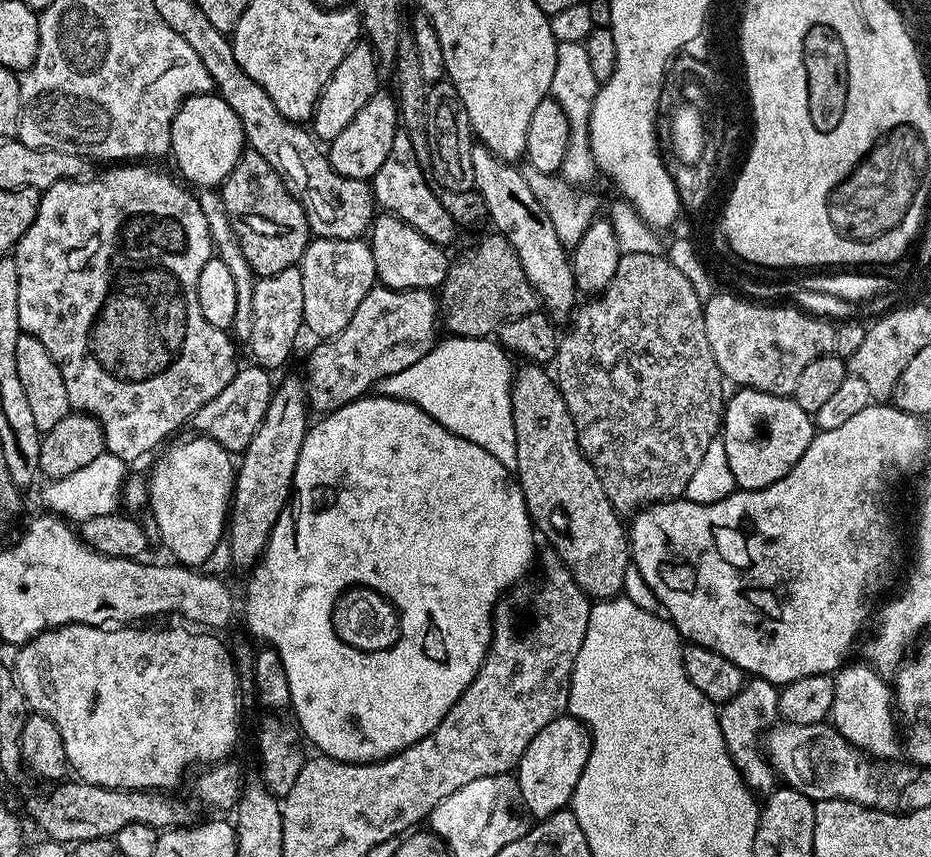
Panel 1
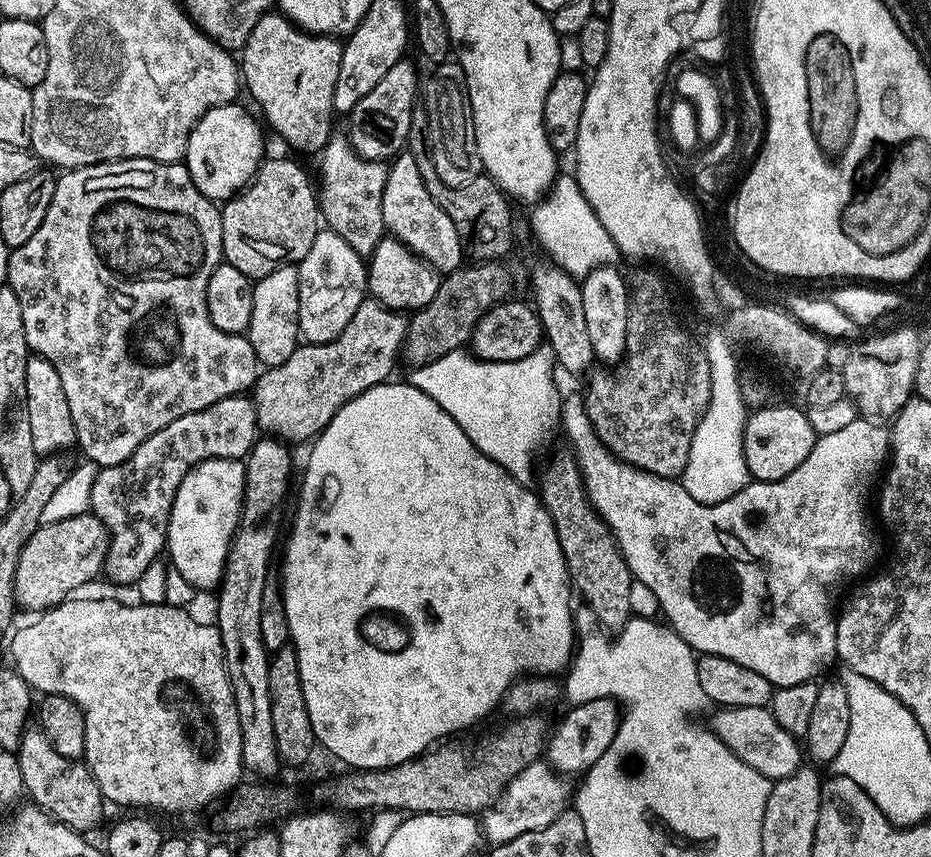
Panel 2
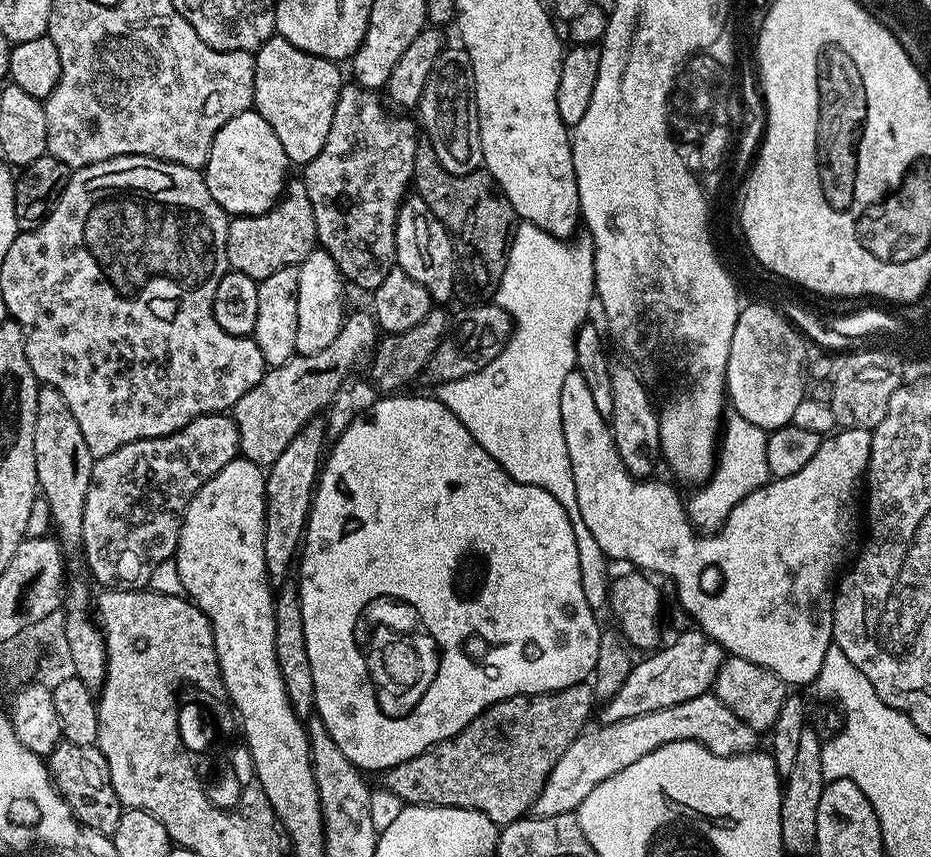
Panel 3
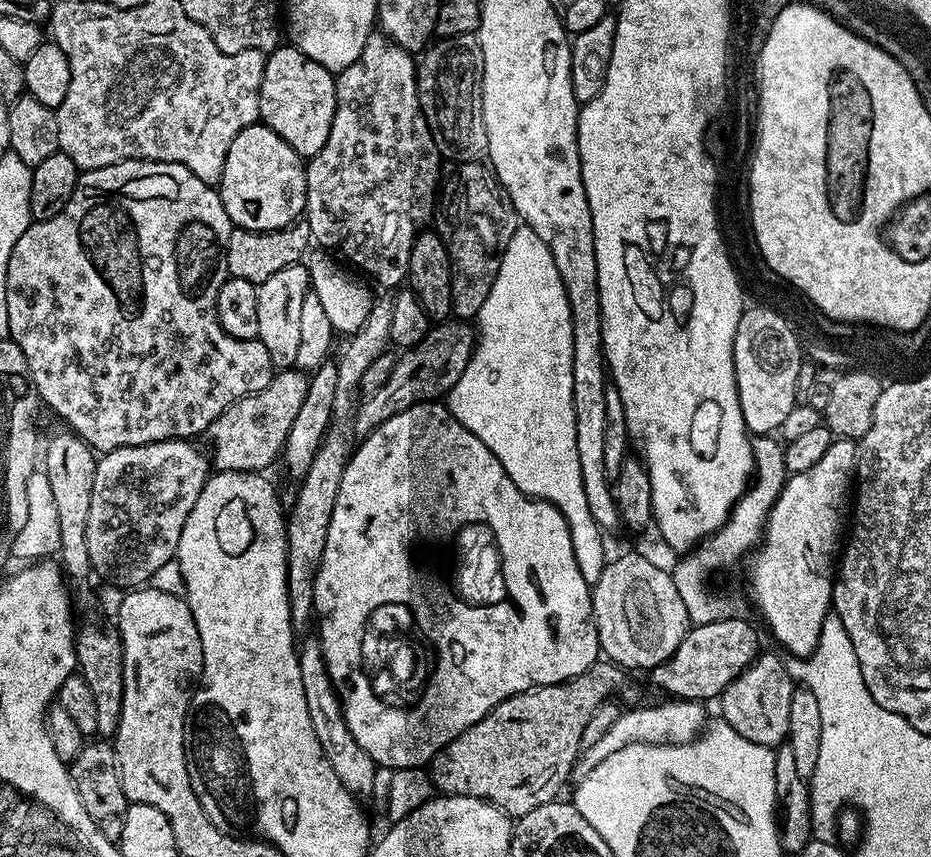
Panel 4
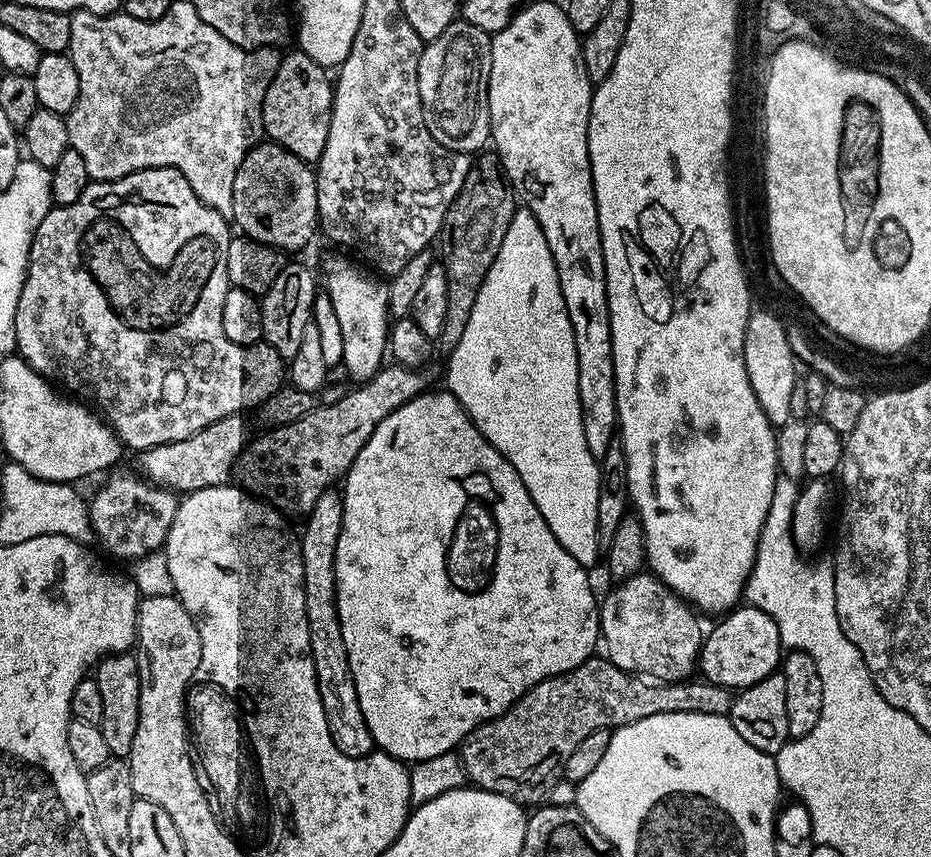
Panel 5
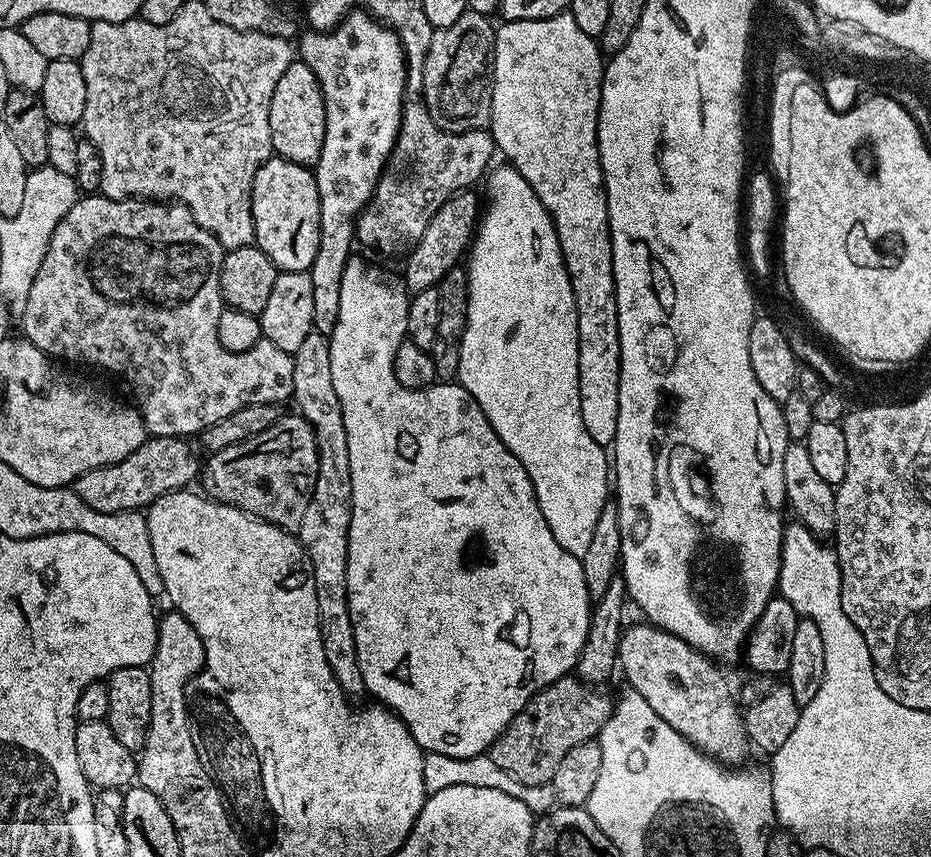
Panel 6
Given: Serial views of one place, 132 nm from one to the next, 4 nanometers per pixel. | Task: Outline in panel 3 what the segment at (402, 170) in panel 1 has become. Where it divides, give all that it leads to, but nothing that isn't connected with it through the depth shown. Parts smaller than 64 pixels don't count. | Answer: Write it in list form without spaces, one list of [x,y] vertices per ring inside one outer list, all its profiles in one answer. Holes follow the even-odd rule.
[[[419,194],[409,195],[396,215],[396,262],[403,272],[418,282],[418,286],[422,286],[422,290],[426,290],[426,294],[430,294],[437,305],[447,305],[456,288],[456,276],[458,280],[456,249],[443,222]]]

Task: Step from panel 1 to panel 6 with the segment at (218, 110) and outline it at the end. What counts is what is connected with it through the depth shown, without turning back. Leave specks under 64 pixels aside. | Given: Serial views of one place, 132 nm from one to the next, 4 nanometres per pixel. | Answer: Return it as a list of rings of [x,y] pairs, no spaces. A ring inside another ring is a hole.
[[[273,158],[260,165],[252,183],[252,217],[256,247],[262,249],[280,272],[307,272],[318,254],[320,203],[311,167]]]

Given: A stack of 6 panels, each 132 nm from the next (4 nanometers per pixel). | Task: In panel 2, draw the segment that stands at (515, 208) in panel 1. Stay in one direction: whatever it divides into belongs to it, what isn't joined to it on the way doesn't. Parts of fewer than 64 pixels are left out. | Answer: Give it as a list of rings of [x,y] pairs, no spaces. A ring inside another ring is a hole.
[[[543,258],[532,268],[532,296],[541,326],[544,327],[547,347],[555,363],[568,372],[580,372],[596,360],[594,346],[590,346],[590,333],[586,327],[586,313],[582,307],[582,290],[577,277],[565,268],[559,268],[551,259]]]

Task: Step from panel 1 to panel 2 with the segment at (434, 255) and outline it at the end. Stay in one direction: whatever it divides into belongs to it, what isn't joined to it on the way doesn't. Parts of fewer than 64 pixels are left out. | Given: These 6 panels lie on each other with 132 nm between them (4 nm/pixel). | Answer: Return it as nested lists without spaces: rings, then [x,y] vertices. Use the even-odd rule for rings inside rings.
[[[384,235],[367,259],[368,290],[367,295],[382,306],[395,312],[411,314],[425,308],[434,294],[438,294],[442,276],[418,254],[414,254],[397,236]]]

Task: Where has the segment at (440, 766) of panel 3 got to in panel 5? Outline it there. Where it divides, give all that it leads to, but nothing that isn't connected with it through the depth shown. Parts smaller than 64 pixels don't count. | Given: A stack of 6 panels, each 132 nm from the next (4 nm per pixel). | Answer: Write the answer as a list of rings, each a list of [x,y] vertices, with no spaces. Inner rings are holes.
[[[593,655],[574,670],[546,678],[534,685],[521,700],[513,704],[501,716],[480,724],[459,745],[458,755],[463,764],[464,775],[475,787],[502,794],[521,806],[536,806],[547,797],[548,792],[562,779],[564,763],[582,738],[590,738],[594,730],[615,730],[630,726],[642,718],[654,714],[718,714],[727,716],[732,708],[733,689],[711,684],[703,678],[689,678],[661,682],[643,674],[627,672],[614,666],[603,655]]]

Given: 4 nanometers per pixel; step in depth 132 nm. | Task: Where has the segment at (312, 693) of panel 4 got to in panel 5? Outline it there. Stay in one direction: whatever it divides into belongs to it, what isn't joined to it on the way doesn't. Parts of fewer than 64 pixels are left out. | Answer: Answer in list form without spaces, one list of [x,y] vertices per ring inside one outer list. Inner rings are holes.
[[[329,490],[314,502],[303,521],[304,533],[299,533],[298,543],[302,554],[302,578],[306,598],[306,622],[310,650],[314,662],[314,674],[318,682],[318,694],[322,698],[322,710],[326,710],[326,722],[334,746],[350,758],[368,756],[374,750],[370,726],[362,718],[362,706],[358,706],[358,690],[350,674],[350,662],[346,658],[346,642],[342,642],[342,626],[338,622],[336,605],[336,575],[334,554],[338,550],[338,534],[342,530],[344,497],[339,491]]]

